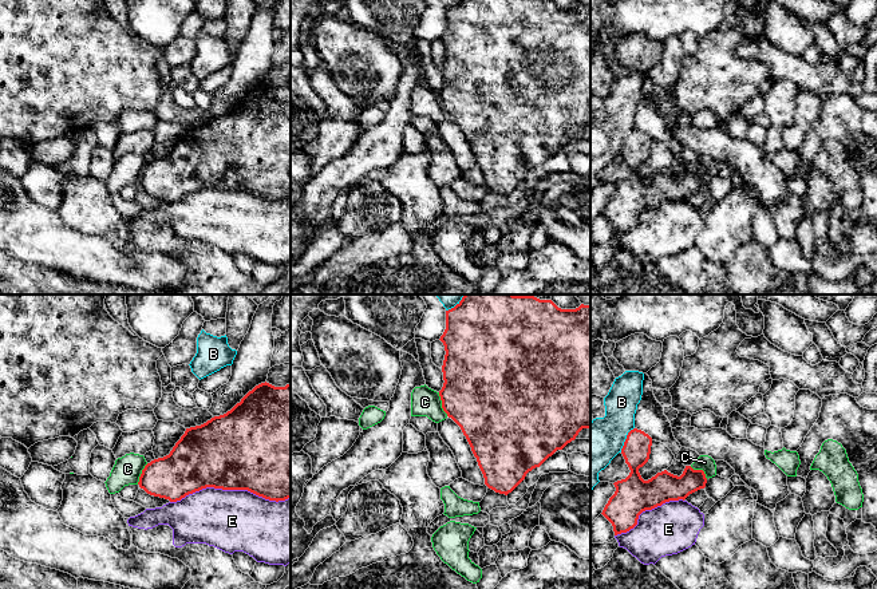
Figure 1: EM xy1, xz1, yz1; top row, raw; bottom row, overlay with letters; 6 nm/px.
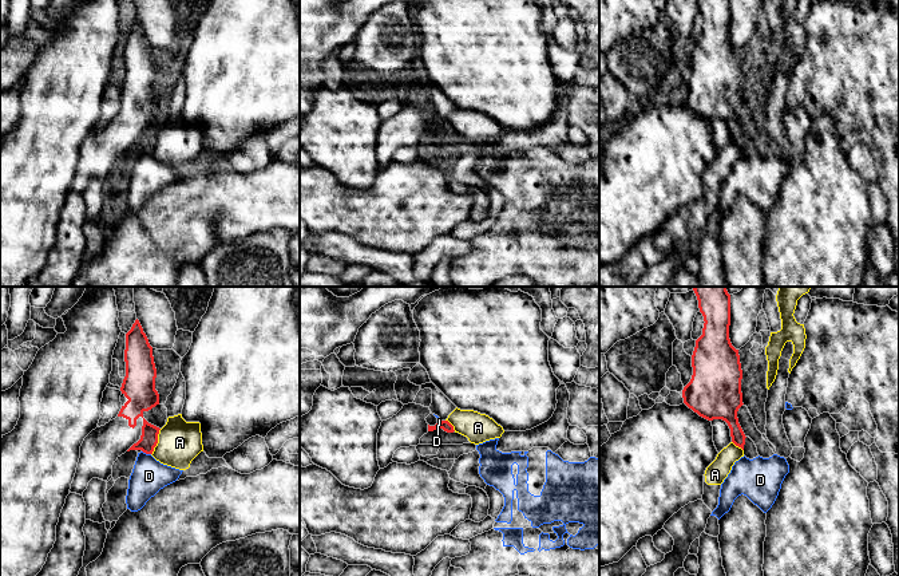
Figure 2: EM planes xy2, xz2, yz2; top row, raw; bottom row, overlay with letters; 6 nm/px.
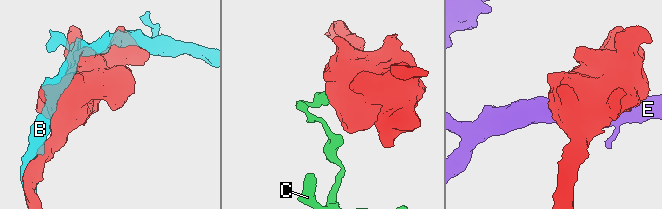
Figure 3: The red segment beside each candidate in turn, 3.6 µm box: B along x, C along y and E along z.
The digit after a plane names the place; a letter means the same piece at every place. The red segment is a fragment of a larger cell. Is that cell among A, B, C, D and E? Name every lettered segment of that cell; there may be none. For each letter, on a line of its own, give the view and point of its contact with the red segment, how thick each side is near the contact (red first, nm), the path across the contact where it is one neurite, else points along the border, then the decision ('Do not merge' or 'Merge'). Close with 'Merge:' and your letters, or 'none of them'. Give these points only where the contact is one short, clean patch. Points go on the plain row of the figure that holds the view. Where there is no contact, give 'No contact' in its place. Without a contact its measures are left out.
A: Touches red at xy2 (157, 142). Thickness 120 nm (red) against 260 nm. Boundary: xy2 (161, 129), (151, 154). Do not merge
B: Touches red at yz1 (625, 139). Thickness 170 nm (red) against 280 nm. Do not merge
C: Touches red at xz1 (442, 105). Thickness 480 nm (red) against 180 nm. Boundary: xz1 (438, 93), (442, 101), (442, 110), (447, 115). Do not merge
D: Touches red at xy2 (146, 153). Thickness 110 nm (red) against 220 nm. Boundary: xy2 (142, 150), (150, 154). Do not merge
E: Touches red at xy1 (229, 189). Thickness 480 nm (red) against 360 nm. Do not merge
Merge: none of them

